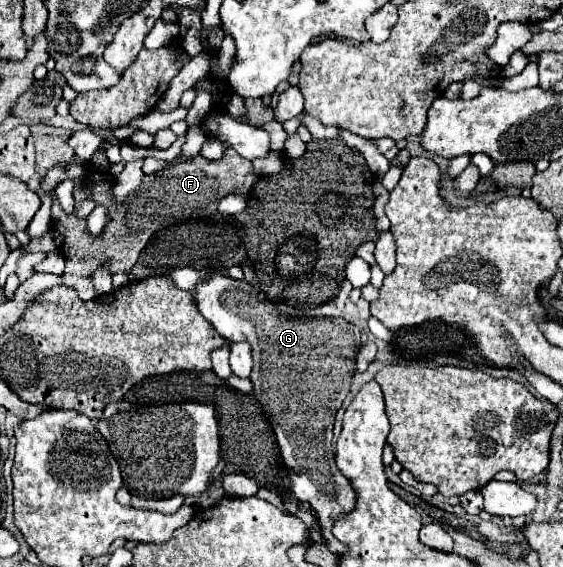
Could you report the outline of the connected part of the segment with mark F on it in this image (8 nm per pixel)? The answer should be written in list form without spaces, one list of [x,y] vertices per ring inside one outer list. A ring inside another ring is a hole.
[[[226,149],[226,155],[222,159],[208,161],[202,155],[196,155],[192,161],[178,163],[170,169],[158,171],[154,175],[146,175],[146,179],[140,183],[138,189],[134,189],[124,203],[116,203],[112,193],[112,181],[106,173],[90,171],[88,177],[84,177],[82,183],[74,189],[74,213],[66,213],[60,207],[60,201],[50,189],[46,195],[52,199],[52,229],[64,237],[60,251],[66,259],[66,271],[62,285],[74,289],[80,299],[94,299],[100,295],[100,291],[92,285],[92,275],[98,267],[106,265],[108,273],[128,273],[132,265],[136,263],[140,251],[146,247],[150,237],[156,231],[162,231],[174,223],[190,221],[194,217],[206,217],[206,213],[214,213],[218,207],[218,201],[226,197],[236,185],[244,183],[246,175],[253,172],[252,162],[244,159],[234,149]],[[92,199],[96,205],[108,205],[108,219],[98,237],[88,237],[86,219],[78,219],[76,211],[80,209],[80,203]]]

